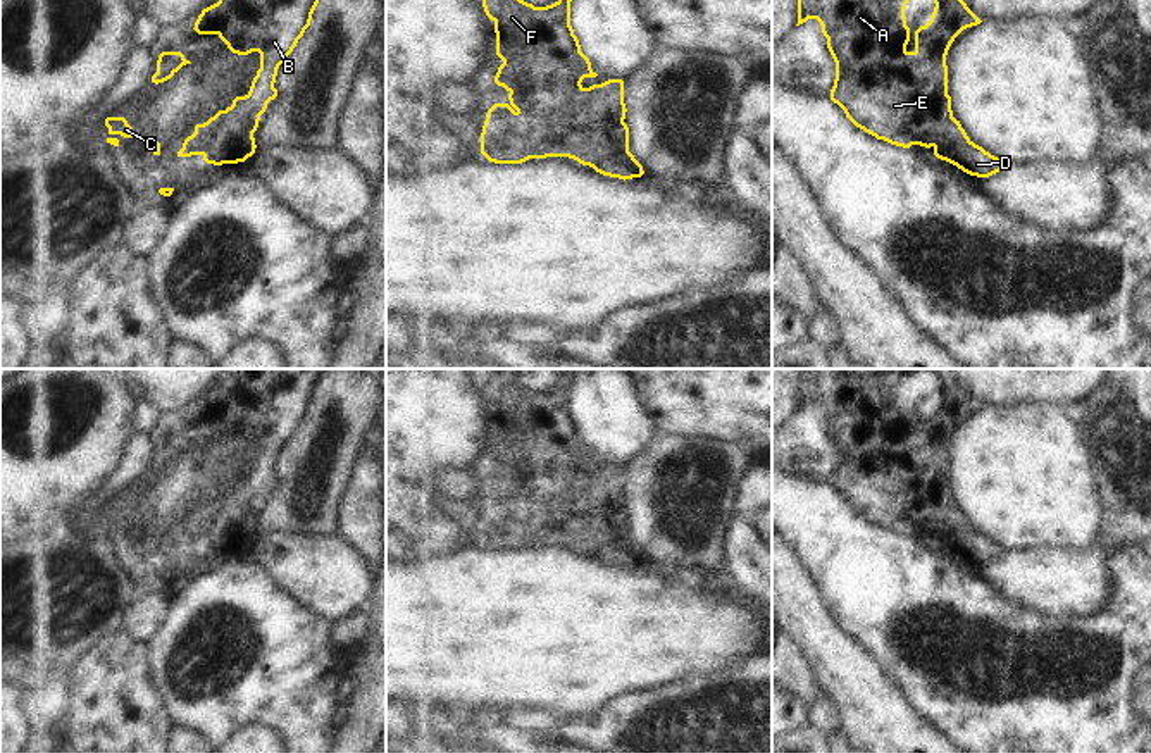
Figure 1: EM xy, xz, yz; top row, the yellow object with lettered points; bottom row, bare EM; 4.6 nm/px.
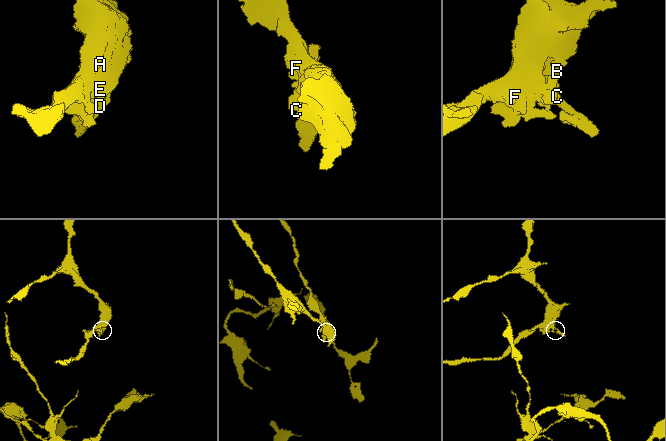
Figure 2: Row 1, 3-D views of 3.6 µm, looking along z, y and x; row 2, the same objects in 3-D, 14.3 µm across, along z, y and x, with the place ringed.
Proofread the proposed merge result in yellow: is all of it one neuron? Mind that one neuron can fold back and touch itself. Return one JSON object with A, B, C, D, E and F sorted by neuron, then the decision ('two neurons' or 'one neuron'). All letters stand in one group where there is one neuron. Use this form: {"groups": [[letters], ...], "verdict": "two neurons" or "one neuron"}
{"groups": [["A", "B", "C", "D", "E", "F"]], "verdict": "one neuron"}

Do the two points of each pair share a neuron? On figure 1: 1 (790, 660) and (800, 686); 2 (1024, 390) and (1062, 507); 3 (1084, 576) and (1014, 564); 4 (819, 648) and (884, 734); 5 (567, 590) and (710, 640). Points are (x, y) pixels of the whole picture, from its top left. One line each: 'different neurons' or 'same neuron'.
1: same neuron
2: different neurons
3: same neuron
4: same neuron
5: same neuron

